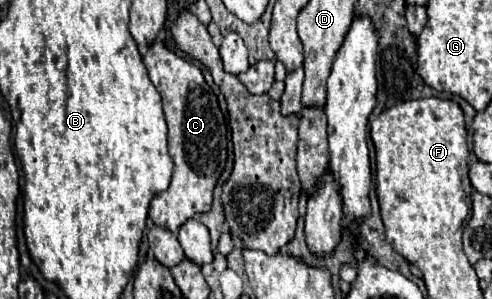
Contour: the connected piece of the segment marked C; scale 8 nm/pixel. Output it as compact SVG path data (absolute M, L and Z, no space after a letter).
M158 40L144 54L144 64L152 84L162 96L168 122L168 150L174 160L172 182L164 192L152 198L148 216L154 224L176 234L188 218L210 210L212 190L226 166L226 122L218 108L218 100L198 66L176 56Z

